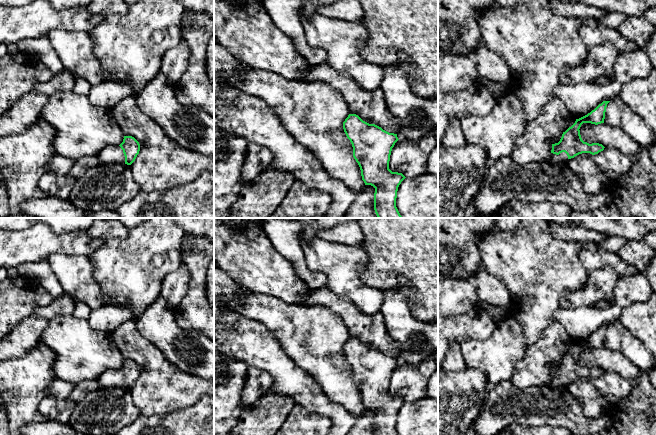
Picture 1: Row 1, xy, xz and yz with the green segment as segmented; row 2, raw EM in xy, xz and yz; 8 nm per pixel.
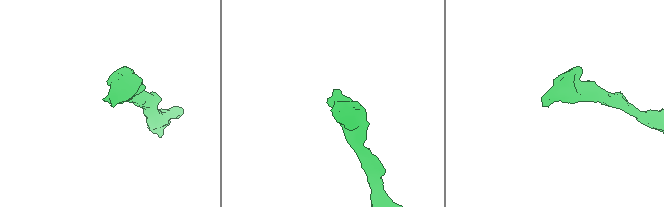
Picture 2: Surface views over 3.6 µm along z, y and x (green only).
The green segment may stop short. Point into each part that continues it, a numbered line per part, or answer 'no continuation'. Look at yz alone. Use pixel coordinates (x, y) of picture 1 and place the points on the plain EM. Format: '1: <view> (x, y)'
1: yz (562, 381)

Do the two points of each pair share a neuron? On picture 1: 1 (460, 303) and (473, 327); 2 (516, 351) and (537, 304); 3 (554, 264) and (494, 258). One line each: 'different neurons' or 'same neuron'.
1: different neurons
2: different neurons
3: same neuron

